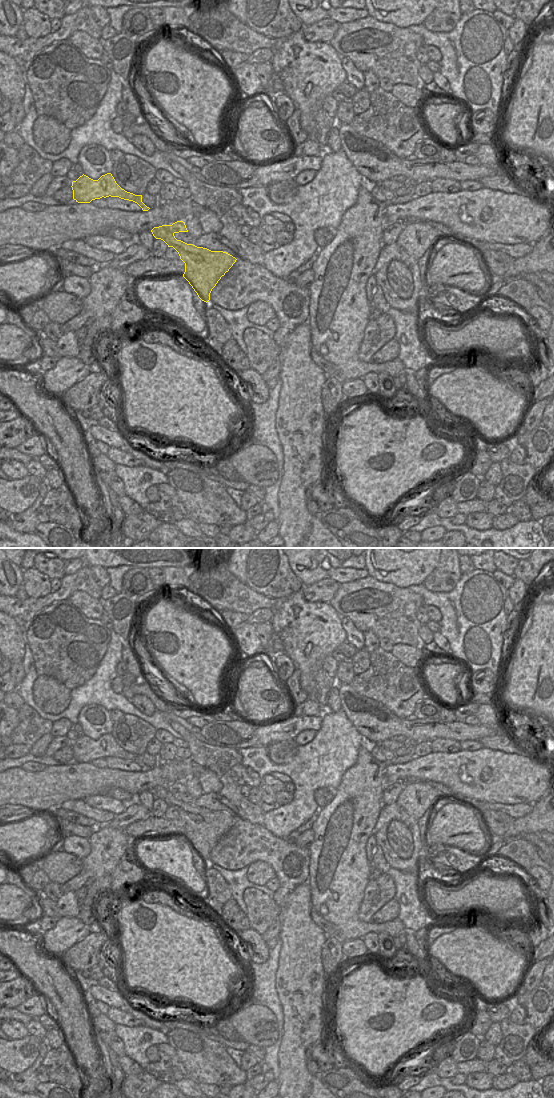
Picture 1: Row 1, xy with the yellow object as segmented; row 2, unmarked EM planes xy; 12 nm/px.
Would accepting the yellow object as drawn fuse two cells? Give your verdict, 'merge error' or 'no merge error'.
merge error

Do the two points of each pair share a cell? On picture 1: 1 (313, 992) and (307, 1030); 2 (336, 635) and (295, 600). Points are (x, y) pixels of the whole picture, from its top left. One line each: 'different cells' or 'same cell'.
1: same cell
2: same cell

